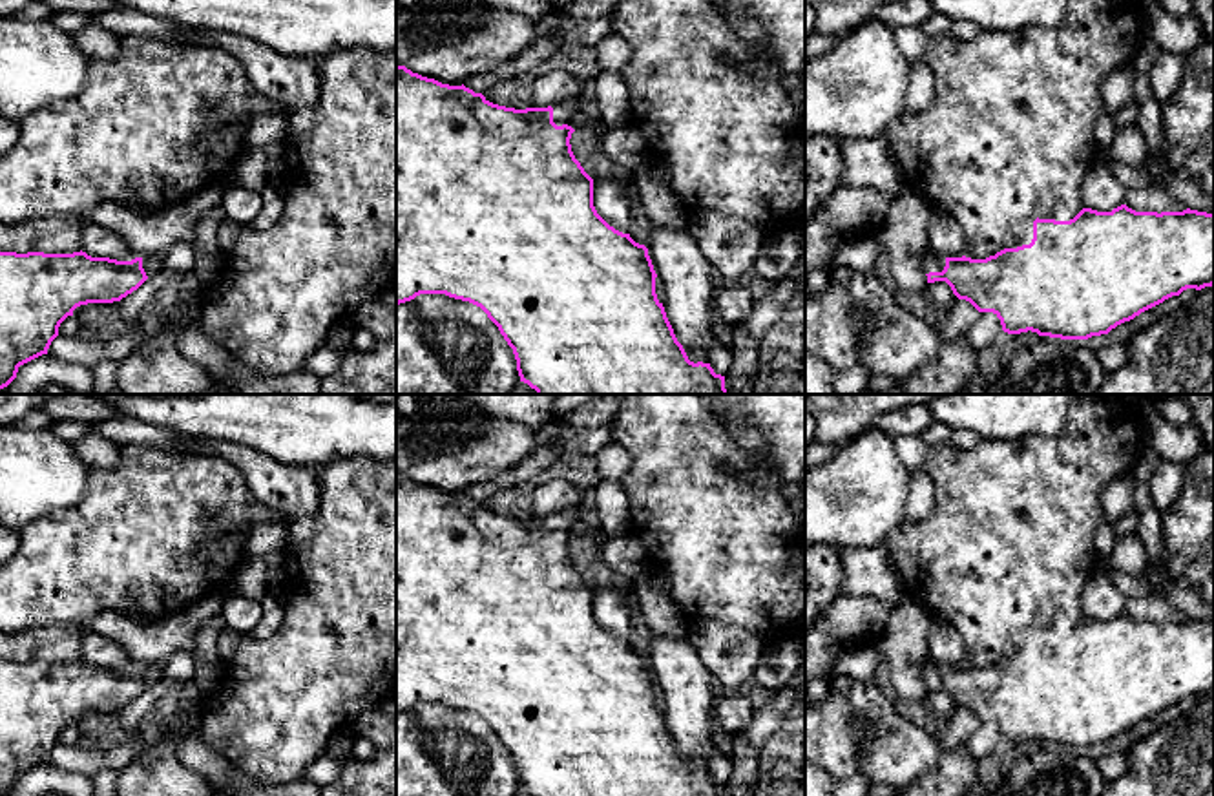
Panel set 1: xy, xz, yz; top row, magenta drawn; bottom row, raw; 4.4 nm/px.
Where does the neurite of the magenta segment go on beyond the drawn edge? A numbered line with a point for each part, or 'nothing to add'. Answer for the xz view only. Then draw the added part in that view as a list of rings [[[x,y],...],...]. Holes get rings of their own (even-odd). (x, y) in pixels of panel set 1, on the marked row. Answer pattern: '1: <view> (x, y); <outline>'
1: xz (563, 112); [[[581,95],[582,97],[582,95]],[[573,97],[566,102],[555,104],[553,108],[553,122],[557,126],[568,124],[573,115],[577,115],[581,97]]]

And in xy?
1: xy (152, 265); [[[162,256],[142,257],[142,268],[148,278],[153,278],[155,274],[159,274],[164,268]]]

